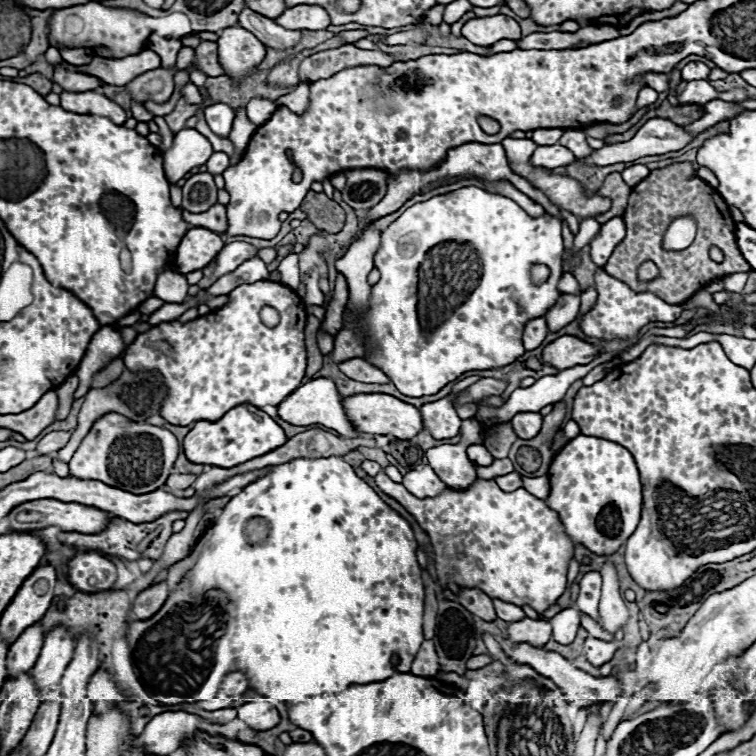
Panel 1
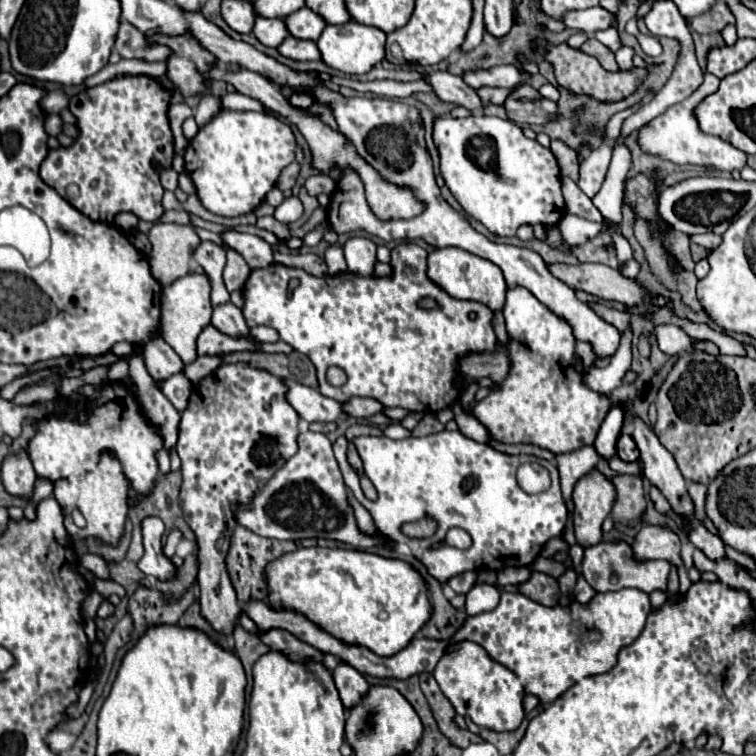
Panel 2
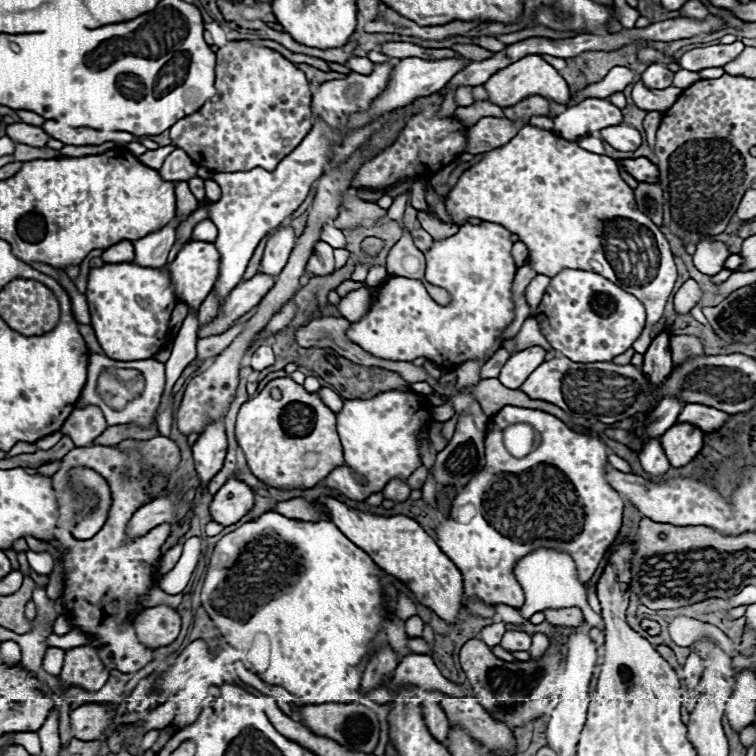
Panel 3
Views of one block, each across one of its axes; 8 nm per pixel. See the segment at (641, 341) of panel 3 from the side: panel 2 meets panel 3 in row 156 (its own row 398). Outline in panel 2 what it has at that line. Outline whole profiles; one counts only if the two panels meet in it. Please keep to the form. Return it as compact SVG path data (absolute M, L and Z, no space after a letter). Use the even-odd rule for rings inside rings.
M514 288L507 290L506 304L504 304L504 320L506 320L506 332L508 342L504 346L496 346L498 350L504 350L510 358L510 372L508 376L494 384L490 394L476 402L472 406L474 418L486 426L492 438L504 444L534 444L540 448L550 448L554 454L566 454L574 452L582 446L590 446L592 440L598 434L598 426L606 418L610 410L610 398L606 394L594 392L584 384L582 368L576 366L576 338L572 332L572 326L556 316L548 306L544 306L530 290L526 288ZM548 404L556 404L552 412L548 412Z

